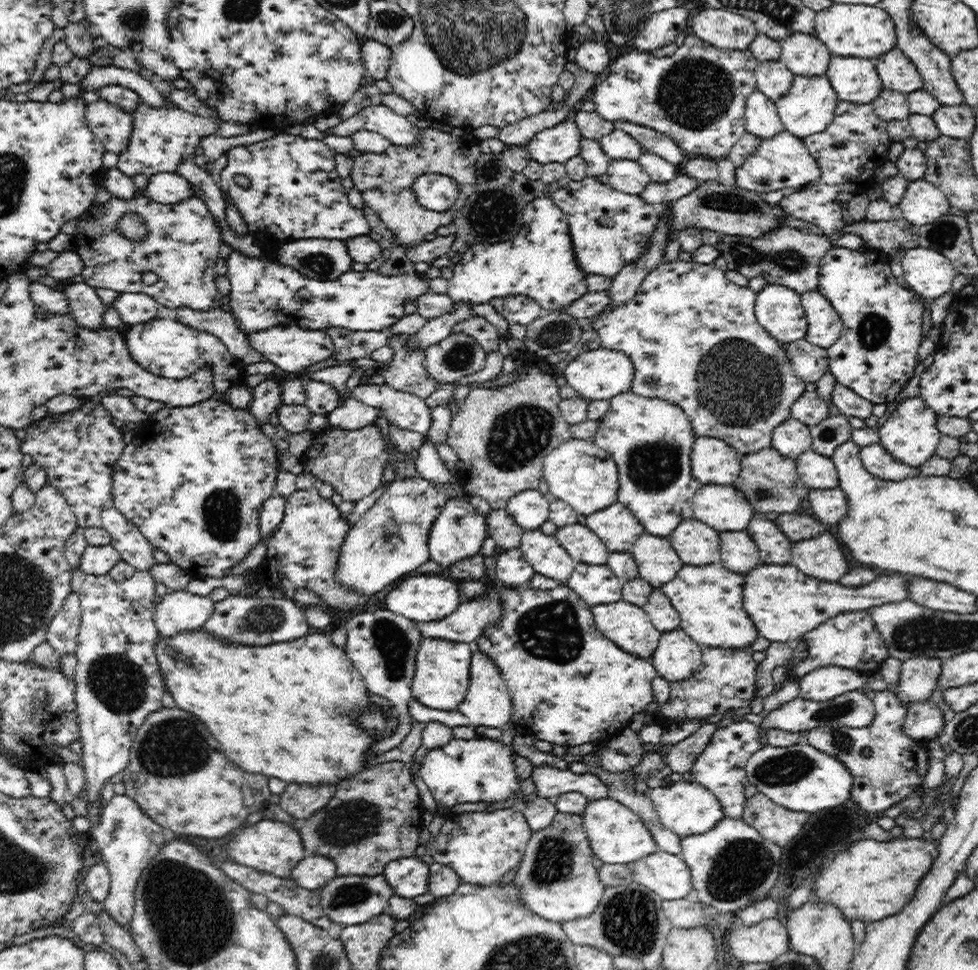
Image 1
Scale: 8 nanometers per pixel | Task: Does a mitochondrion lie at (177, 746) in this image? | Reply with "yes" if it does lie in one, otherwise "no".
yes

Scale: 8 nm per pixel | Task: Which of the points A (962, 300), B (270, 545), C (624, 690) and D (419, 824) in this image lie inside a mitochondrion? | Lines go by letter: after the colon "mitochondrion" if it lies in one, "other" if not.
A: other
B: other
C: other
D: other

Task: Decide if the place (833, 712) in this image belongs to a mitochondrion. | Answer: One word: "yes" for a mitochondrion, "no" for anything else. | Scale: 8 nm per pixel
yes

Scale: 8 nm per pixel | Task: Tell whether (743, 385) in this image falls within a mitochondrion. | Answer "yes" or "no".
yes

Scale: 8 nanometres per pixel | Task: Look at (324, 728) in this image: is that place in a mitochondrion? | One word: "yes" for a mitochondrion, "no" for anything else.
no

